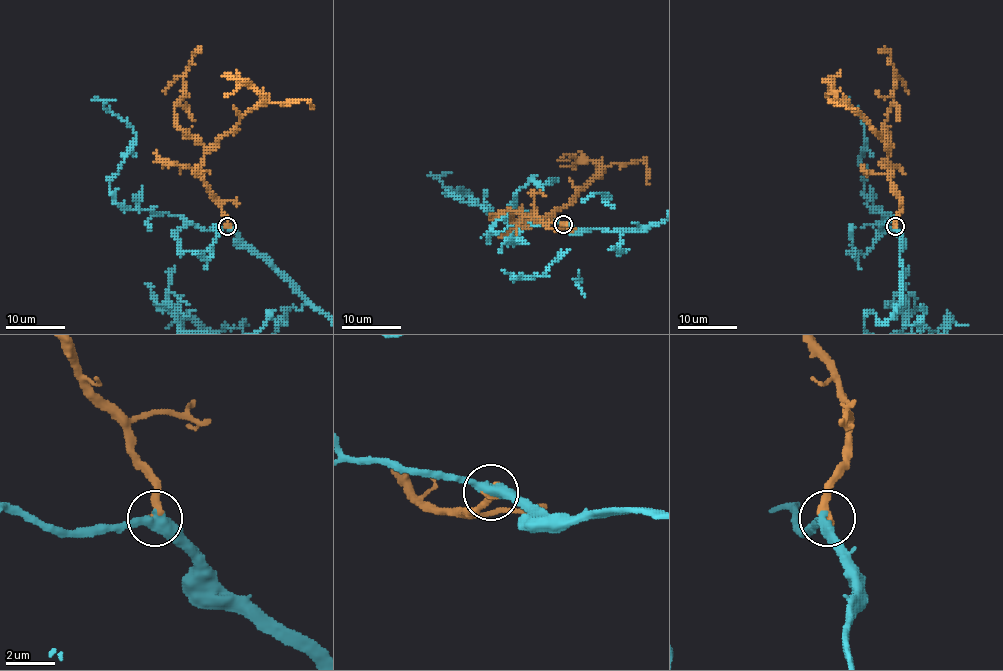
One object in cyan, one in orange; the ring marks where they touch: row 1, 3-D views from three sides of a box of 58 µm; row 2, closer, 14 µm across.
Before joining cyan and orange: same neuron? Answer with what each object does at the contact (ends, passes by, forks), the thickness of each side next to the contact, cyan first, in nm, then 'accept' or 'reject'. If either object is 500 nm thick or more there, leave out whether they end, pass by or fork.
cyan passes by; orange ends; calibres 440 and 440 nm; accept

